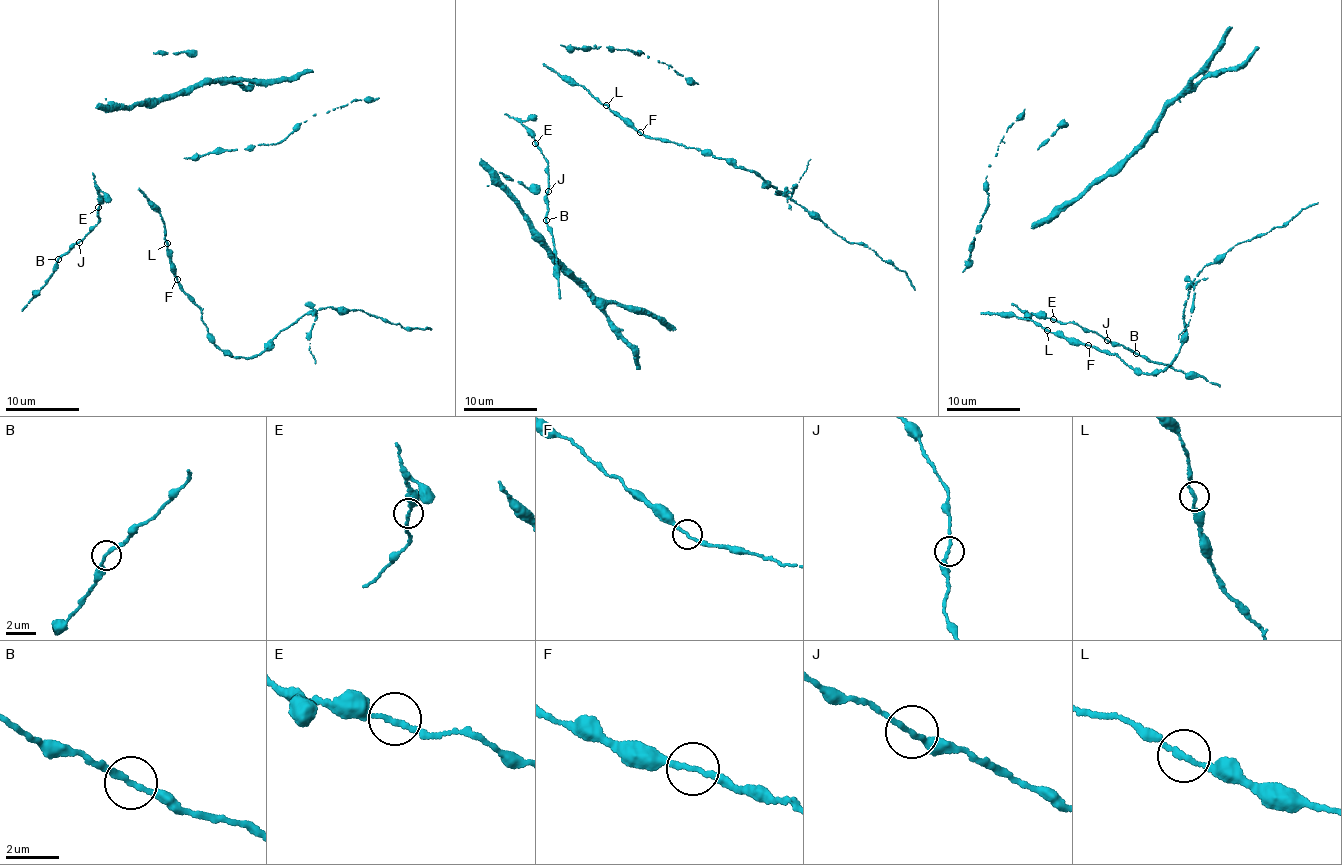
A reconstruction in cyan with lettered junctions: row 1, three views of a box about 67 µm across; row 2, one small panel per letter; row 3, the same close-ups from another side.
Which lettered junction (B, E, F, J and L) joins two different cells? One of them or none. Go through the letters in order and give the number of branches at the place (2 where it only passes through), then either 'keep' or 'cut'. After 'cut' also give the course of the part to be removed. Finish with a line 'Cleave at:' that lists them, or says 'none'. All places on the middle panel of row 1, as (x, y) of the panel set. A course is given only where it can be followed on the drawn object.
B: branches 2; keep
E: branches 2; keep
F: branches 2; keep
J: branches 2; keep
L: branches 2; keep
Cleave at: none

